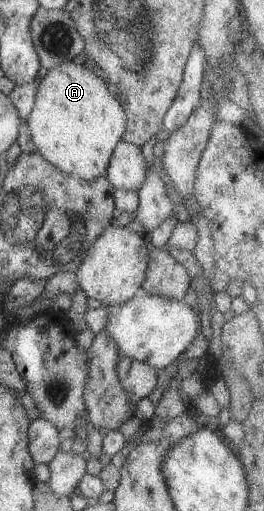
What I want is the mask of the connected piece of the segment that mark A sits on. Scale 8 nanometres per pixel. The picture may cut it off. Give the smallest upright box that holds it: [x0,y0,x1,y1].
[25,60,126,180]

